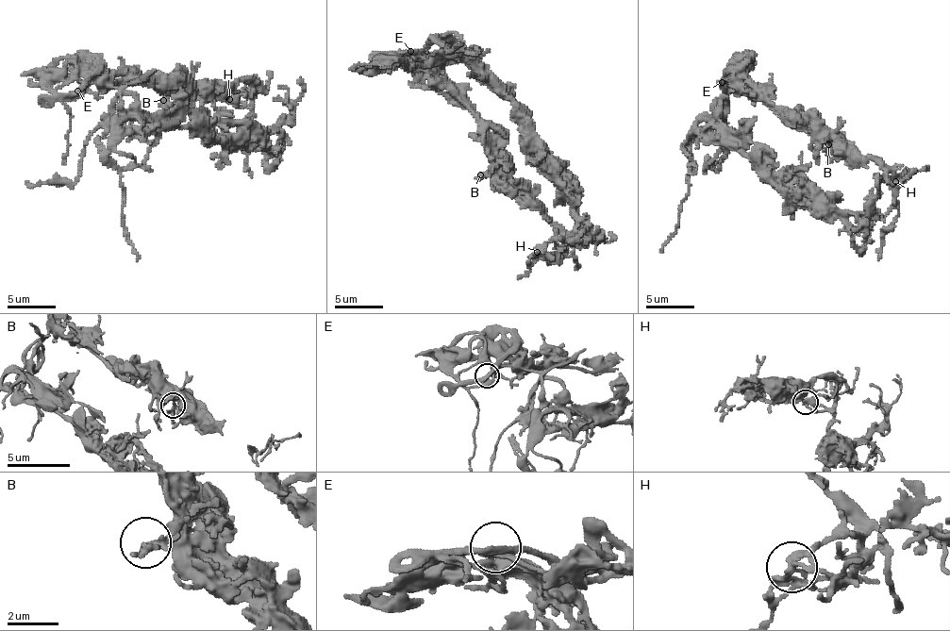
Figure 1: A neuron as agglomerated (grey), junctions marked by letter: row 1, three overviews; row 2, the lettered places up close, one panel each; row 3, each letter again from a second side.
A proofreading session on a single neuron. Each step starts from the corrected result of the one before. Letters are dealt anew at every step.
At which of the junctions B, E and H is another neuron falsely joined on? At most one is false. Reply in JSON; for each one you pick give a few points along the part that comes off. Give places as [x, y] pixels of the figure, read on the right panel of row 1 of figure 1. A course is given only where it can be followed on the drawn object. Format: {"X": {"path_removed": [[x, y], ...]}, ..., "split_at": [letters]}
{"split_at": []}

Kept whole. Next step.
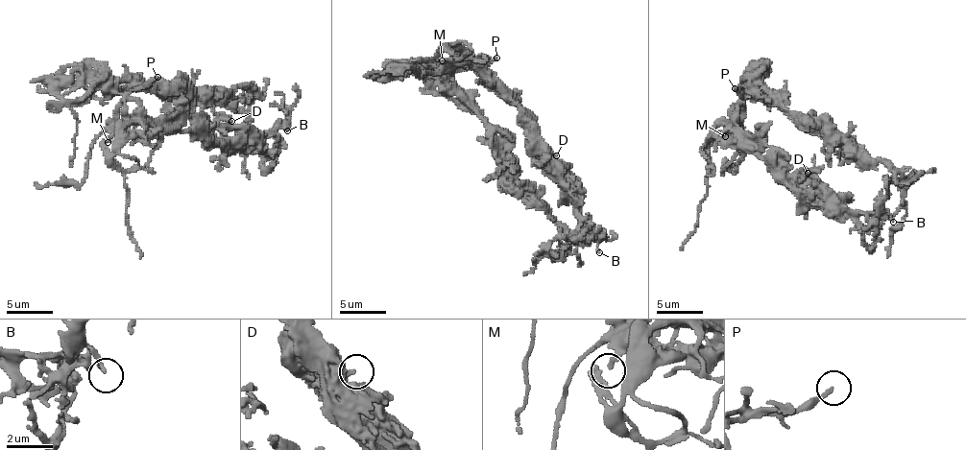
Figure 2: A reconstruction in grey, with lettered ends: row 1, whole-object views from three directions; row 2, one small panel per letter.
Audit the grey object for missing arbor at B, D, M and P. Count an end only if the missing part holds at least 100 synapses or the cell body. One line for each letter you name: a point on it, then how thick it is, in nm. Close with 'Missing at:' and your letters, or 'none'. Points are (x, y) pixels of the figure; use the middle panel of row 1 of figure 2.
P: at (496, 58); 200 nm thick
Missing at: P

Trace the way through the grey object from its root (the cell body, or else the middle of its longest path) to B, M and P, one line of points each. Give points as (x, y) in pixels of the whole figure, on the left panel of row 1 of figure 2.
B: (115, 92), (132, 97), (156, 121), (215, 140), (261, 138), (283, 124), (287, 130)
M: (115, 92), (121, 93), (123, 103), (118, 107), (117, 126), (108, 142)
P: (115, 92), (139, 90), (157, 77)

